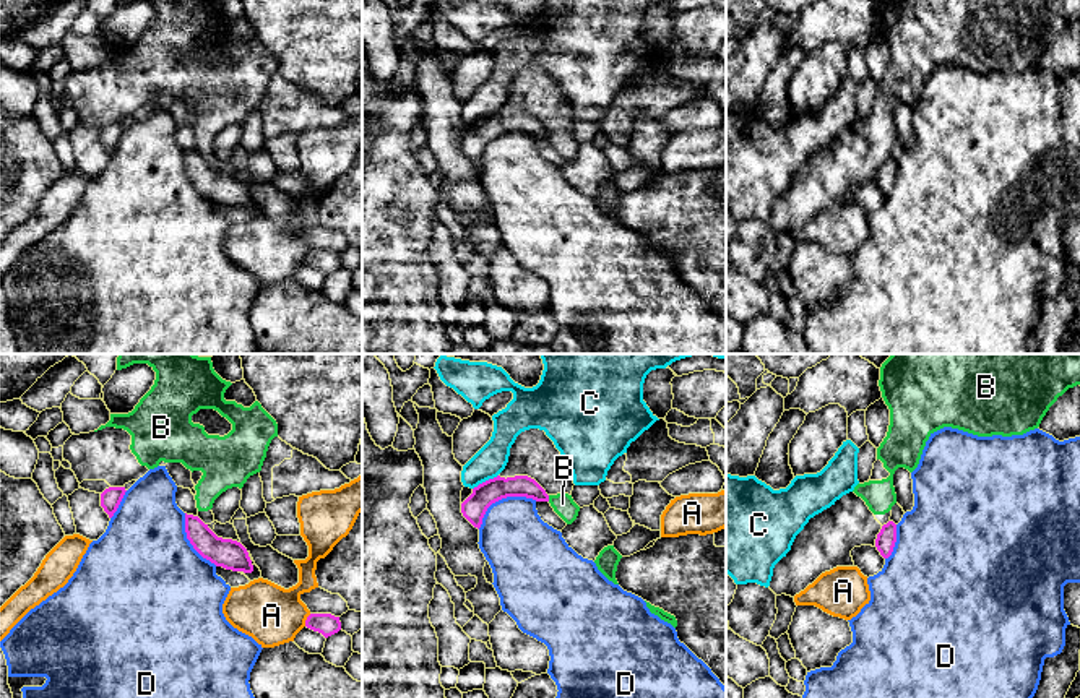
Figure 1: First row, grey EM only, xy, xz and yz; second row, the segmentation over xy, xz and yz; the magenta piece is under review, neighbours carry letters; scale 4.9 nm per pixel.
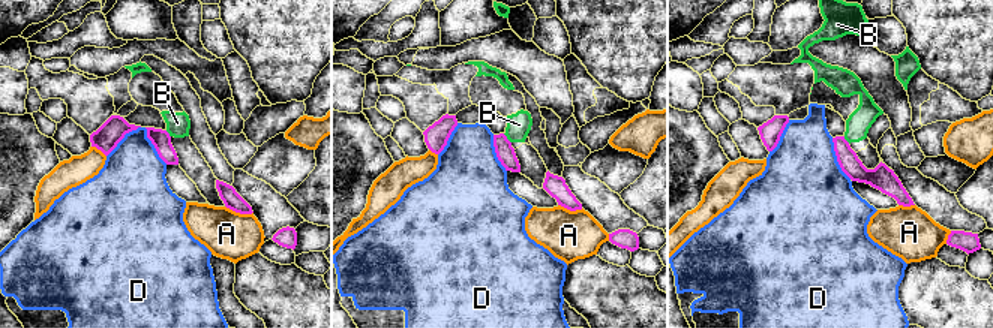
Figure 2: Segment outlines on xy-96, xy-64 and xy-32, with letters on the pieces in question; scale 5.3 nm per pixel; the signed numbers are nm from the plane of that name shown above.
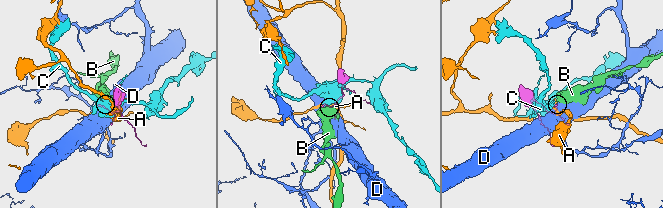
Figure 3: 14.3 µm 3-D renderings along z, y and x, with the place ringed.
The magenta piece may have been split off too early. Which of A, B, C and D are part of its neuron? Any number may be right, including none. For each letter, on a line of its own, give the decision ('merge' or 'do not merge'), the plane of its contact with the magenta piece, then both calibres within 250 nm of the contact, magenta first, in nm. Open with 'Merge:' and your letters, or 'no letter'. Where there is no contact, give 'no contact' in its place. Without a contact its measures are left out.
Merge: no letter
A: do not merge; contact in xy; calibres 110 and 300 nm
B: do not merge; contact in xz; calibres 110 and 110 nm
C: do not merge; contact in xz; calibres 120 and 160 nm
D: do not merge; contact in xz; calibres 120 and 340 nm

